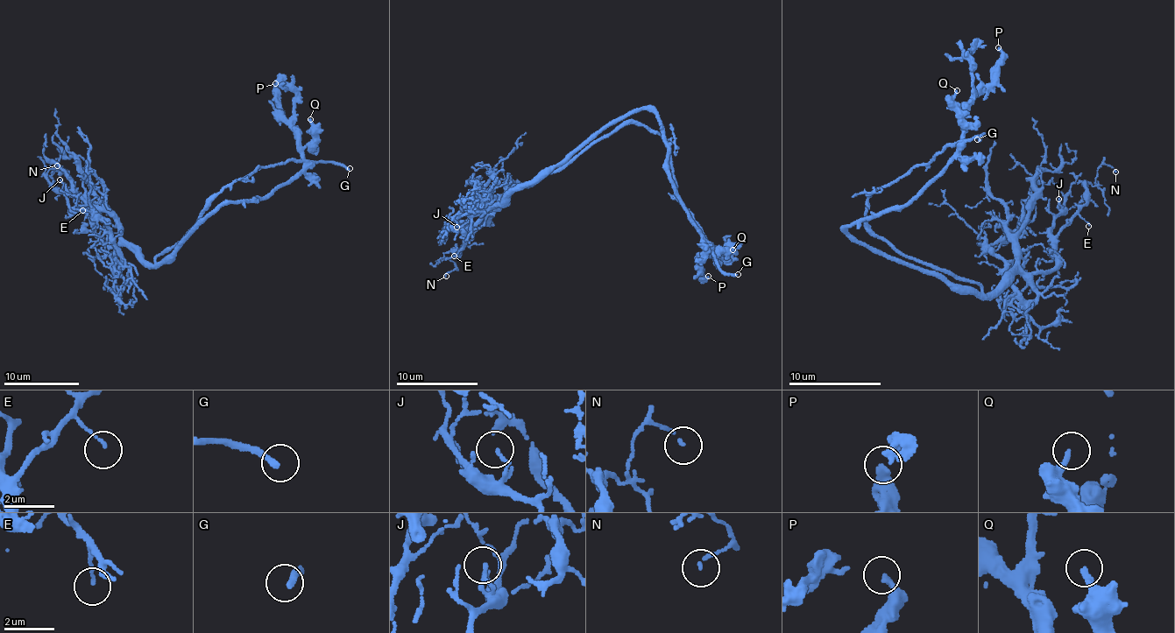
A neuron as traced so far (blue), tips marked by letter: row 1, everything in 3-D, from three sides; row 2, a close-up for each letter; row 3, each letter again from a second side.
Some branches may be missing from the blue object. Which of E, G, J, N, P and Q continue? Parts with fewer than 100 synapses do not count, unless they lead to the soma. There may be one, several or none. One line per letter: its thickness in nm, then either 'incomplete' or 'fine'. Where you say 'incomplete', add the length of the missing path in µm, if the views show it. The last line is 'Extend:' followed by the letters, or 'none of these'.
E: calibre 100 nm; fine
G: calibre 240 nm; incomplete; missing 20 µm
J: calibre 130 nm; fine
N: calibre 100 nm; fine
P: calibre 300 nm; fine
Q: calibre 240 nm; fine
Extend: G

